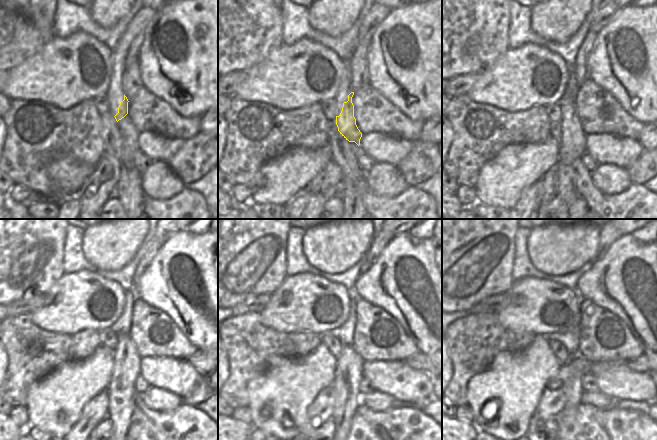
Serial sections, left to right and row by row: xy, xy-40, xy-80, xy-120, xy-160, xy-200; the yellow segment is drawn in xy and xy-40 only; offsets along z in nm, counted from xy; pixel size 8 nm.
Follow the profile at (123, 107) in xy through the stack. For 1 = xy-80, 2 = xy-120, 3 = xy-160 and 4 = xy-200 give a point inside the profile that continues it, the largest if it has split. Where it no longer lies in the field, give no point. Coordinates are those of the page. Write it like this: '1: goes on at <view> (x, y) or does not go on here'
1: goes on at xy-80 (572, 143)
2: goes on at xy-120 (126, 369)
3: goes on at xy-160 (348, 374)
4: goes on at xy-200 (573, 390)

